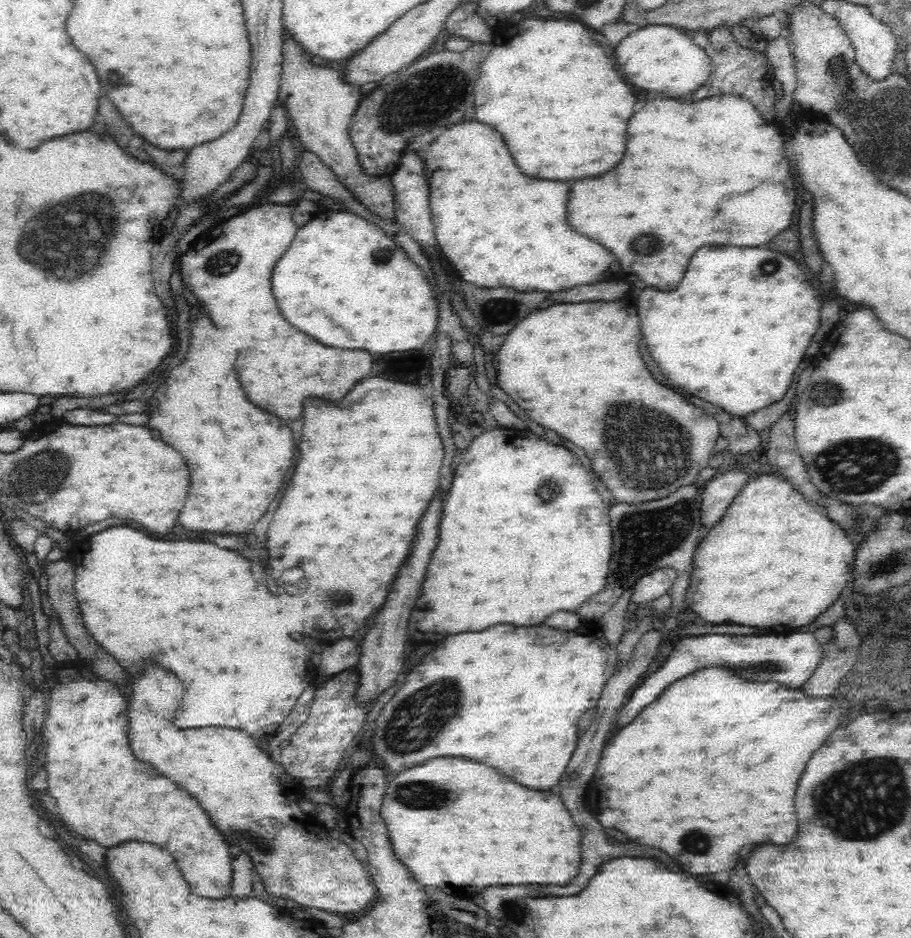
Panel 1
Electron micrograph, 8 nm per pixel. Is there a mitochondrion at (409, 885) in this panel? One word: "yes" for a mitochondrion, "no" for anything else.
no

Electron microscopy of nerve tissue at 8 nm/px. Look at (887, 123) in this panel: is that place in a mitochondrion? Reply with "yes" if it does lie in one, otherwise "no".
yes

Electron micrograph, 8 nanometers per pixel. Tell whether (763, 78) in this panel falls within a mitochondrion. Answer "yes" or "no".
yes

